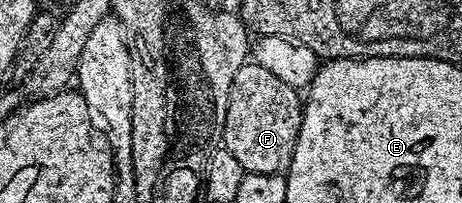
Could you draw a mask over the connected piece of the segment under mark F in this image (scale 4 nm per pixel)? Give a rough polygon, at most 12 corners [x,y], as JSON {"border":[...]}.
{"border":[[261,64],[230,86],[222,144],[245,173],[292,160],[302,96]]}

